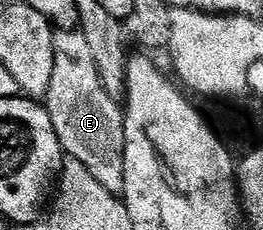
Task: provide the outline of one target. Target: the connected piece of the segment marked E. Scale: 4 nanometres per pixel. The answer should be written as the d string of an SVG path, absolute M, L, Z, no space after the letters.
M69 31L56 38L57 62L53 88L47 108L62 150L72 160L83 163L107 191L121 195L125 191L125 115L122 106L103 87L95 67L95 55L83 35Z

